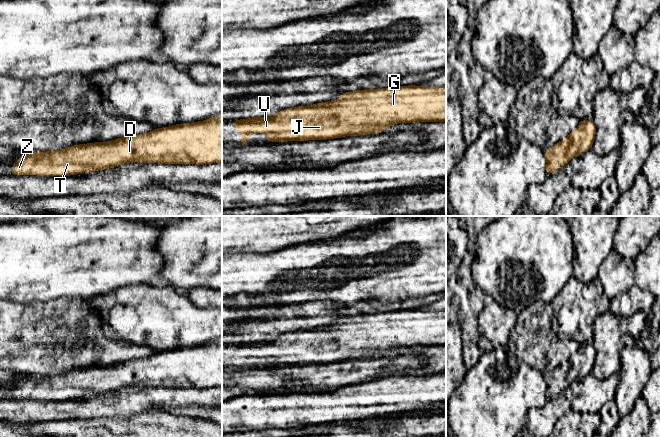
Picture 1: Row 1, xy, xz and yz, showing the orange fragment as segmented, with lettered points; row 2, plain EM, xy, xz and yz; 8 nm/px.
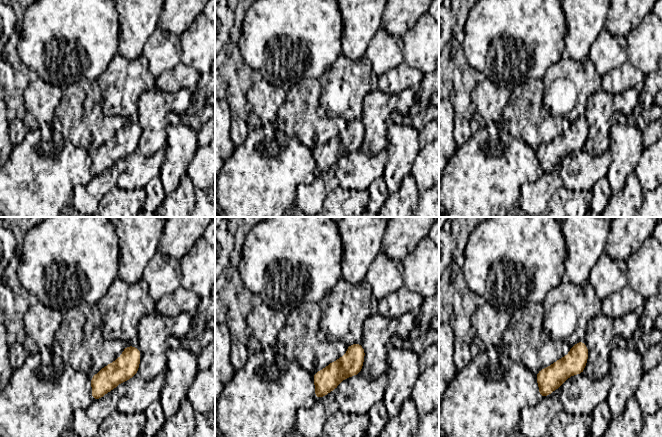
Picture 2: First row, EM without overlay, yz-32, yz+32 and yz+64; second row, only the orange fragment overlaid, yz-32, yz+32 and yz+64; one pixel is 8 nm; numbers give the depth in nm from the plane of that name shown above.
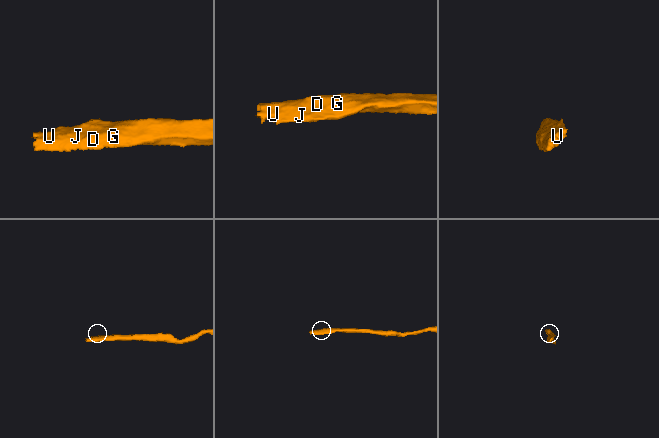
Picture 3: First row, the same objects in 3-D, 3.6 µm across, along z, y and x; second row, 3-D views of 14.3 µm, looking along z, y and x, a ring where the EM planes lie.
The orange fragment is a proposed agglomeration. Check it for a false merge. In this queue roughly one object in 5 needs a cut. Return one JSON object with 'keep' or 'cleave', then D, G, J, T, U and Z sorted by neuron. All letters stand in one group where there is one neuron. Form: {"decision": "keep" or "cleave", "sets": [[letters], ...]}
{"decision": "keep", "sets": [["D", "G", "J", "T", "U", "Z"]]}

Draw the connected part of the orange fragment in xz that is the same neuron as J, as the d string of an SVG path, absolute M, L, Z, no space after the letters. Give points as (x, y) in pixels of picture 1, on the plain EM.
M416 309L399 310L384 313L363 313L352 316L344 316L337 324L321 326L308 330L297 330L282 333L276 339L265 341L252 341L233 345L233 352L241 354L242 369L248 365L249 360L254 357L268 357L265 365L286 366L286 365L307 365L307 364L327 364L341 362L345 360L362 360L365 358L381 358L387 351L397 347L417 347L417 346L446 346L446 310L421 311Z

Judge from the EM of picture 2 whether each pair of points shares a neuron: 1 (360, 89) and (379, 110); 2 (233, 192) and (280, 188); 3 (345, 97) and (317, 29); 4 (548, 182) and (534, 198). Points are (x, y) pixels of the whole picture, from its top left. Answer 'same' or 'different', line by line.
1: different
2: same
3: different
4: same

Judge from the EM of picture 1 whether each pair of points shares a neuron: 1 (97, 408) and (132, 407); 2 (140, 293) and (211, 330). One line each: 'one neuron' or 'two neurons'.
1: one neuron
2: one neuron

